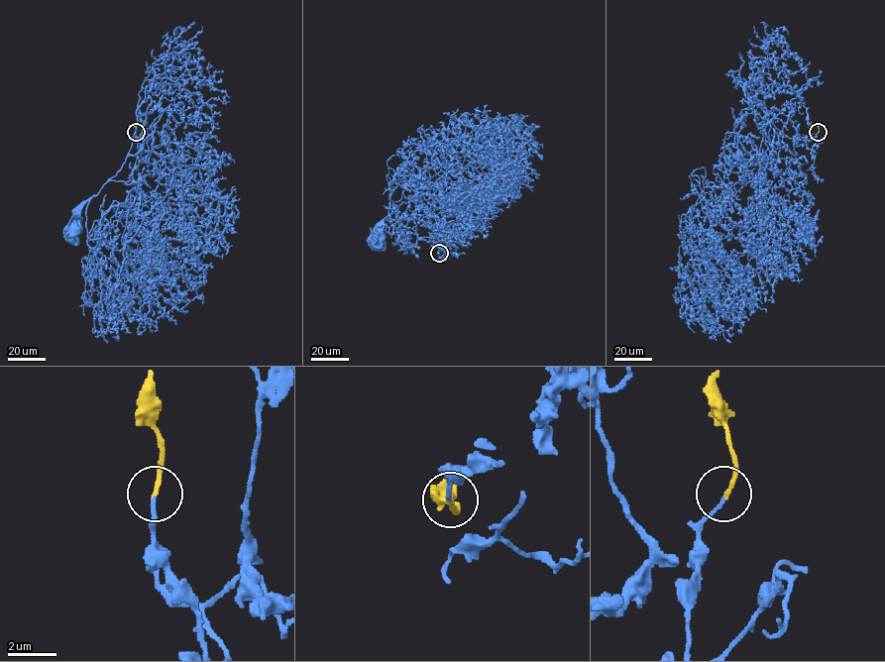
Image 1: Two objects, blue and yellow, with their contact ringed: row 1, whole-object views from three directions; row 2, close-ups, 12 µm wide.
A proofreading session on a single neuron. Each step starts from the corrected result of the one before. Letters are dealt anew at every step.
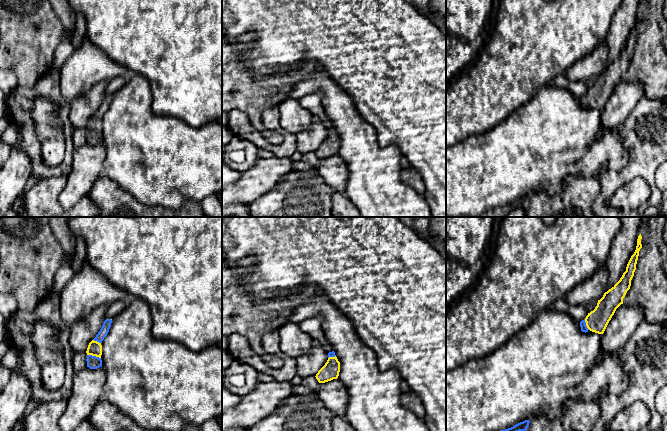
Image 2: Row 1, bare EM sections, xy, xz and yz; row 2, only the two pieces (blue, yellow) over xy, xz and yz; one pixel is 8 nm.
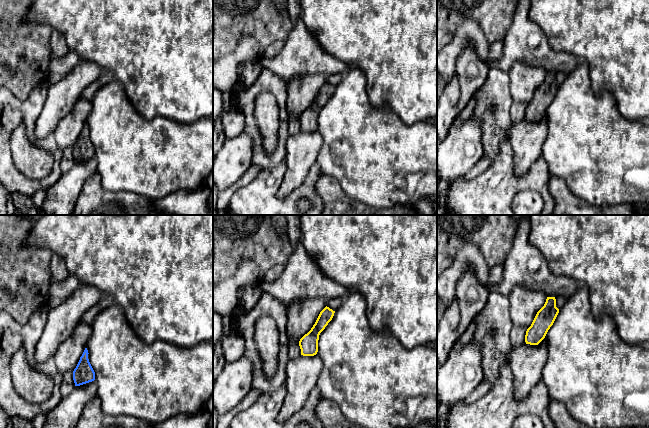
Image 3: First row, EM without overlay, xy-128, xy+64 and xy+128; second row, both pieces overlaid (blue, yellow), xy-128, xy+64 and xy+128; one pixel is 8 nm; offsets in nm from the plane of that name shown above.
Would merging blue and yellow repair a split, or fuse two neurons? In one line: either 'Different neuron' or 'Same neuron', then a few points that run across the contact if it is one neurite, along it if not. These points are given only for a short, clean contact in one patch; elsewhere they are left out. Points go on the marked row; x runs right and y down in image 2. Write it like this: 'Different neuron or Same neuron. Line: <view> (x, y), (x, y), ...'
Same neuron. Line: xy (93, 362), (94, 356), (94, 348)

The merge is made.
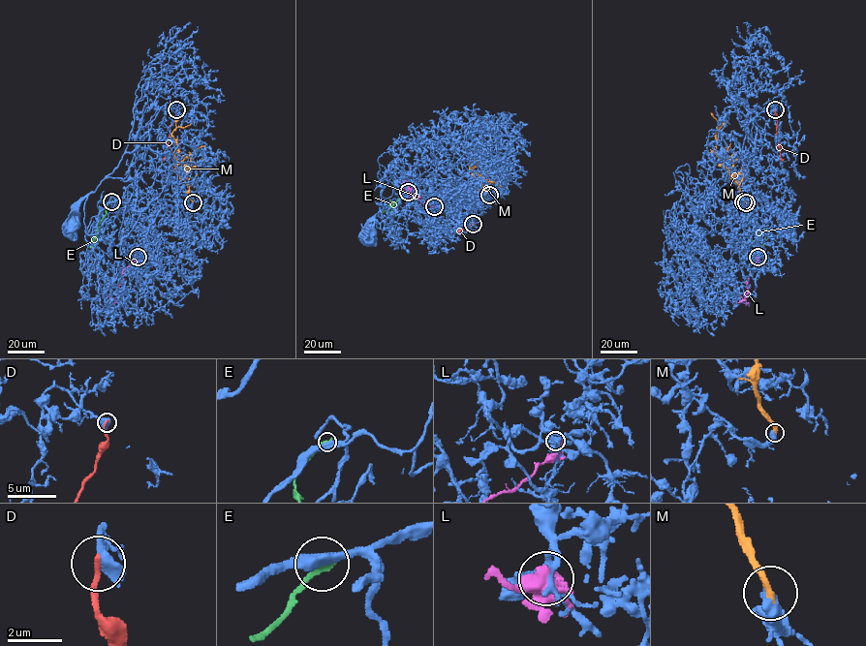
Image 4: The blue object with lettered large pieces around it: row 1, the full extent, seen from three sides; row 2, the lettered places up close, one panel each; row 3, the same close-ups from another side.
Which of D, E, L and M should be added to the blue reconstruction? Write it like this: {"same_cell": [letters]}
{"same_cell": []}

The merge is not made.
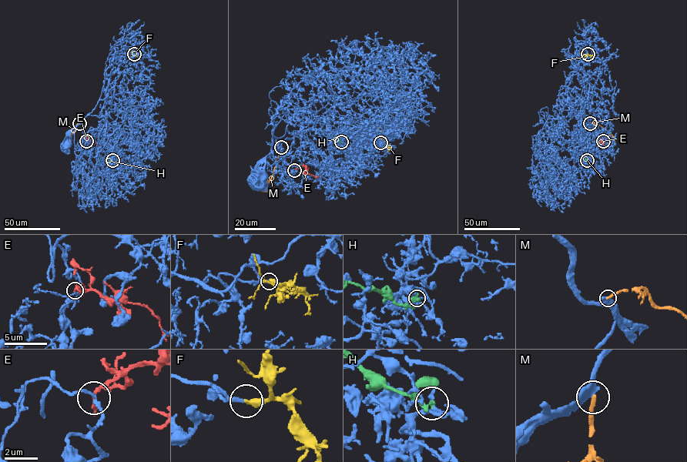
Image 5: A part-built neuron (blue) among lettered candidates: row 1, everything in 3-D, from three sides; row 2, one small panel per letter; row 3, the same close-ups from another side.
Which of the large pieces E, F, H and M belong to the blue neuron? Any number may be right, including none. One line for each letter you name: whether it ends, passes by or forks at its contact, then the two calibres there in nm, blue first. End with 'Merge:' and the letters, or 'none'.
E: it passes by; calibres 170 and 170 nm
F: it ends; calibres 140 and 420 nm
Merge: E, F

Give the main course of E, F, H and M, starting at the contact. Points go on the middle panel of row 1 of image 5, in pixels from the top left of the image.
E: (294, 170), (304, 165), (306, 173), (319, 175)
F: (380, 142), (383, 140), (384, 133), (377, 126)
H: (341, 142), (324, 133), (324, 129)
M: (281, 147), (273, 175), (259, 190)

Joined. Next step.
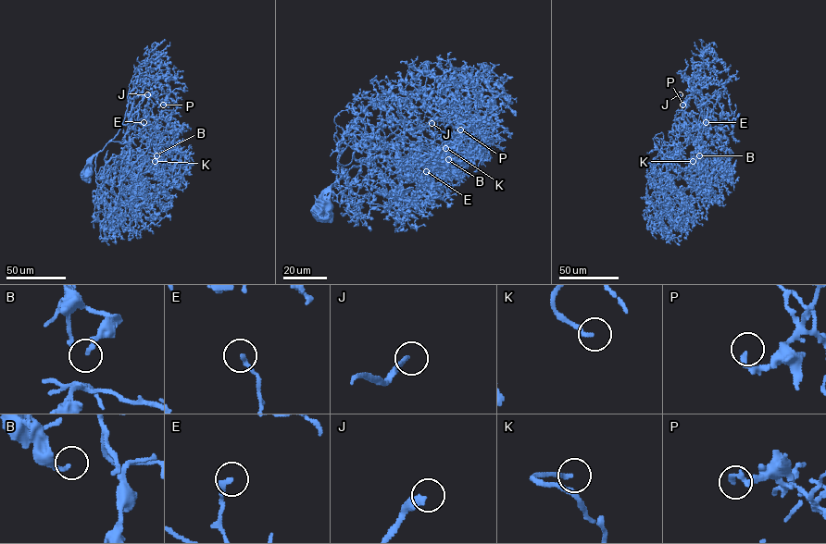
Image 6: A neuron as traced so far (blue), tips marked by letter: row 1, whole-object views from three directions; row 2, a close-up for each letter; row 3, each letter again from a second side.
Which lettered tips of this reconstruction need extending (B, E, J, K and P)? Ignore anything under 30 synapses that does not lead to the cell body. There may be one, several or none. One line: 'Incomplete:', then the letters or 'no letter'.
Incomplete: J, K

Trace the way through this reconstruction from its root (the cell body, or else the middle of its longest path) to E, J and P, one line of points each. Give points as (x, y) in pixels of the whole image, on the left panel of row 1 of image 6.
E: (87, 173), (87, 163), (118, 134), (128, 95), (135, 88), (135, 121), (149, 125), (150, 134), (143, 122)
J: (87, 173), (87, 163), (114, 138), (121, 126), (130, 121), (147, 94)
P: (87, 173), (87, 163), (120, 129), (136, 77), (143, 72), (138, 77), (169, 88), (163, 105)

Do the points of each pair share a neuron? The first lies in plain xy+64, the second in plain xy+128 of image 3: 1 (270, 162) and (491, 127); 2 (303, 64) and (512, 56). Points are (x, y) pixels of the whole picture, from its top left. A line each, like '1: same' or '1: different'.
1: same
2: same

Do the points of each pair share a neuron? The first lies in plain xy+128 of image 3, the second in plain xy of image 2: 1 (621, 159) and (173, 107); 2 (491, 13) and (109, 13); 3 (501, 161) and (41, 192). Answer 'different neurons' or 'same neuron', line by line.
1: different neurons
2: different neurons
3: same neuron

